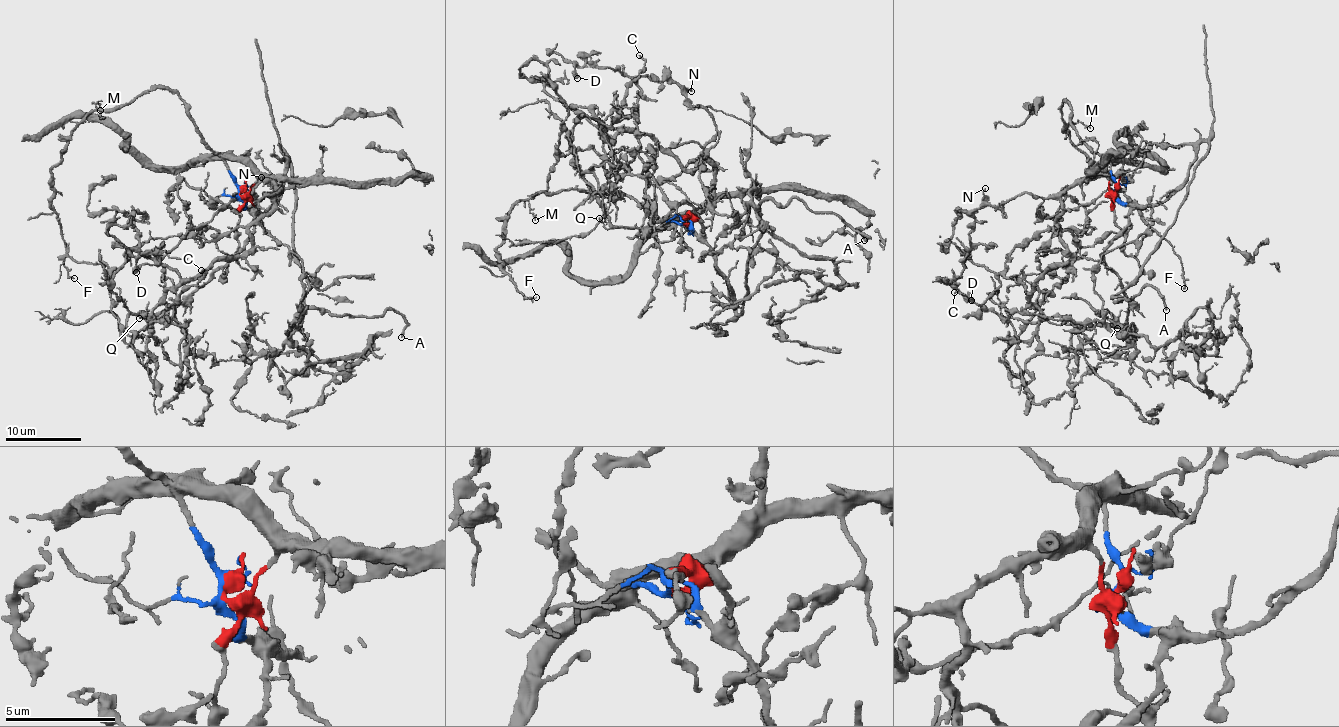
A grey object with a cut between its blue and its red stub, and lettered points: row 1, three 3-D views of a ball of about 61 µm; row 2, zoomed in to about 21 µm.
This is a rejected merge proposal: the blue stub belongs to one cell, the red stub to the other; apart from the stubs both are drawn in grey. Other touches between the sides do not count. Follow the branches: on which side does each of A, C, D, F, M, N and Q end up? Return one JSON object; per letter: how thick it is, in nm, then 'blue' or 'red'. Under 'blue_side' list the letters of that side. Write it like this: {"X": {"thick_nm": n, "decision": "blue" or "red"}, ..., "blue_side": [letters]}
{"A": {"thick_nm": 190, "decision": "blue"}, "C": {"thick_nm": 120, "decision": "red"}, "D": {"thick_nm": 440, "decision": "red"}, "F": {"thick_nm": 140, "decision": "blue"}, "M": {"thick_nm": 130, "decision": "blue"}, "N": {"thick_nm": 130, "decision": "red"}, "Q": {"thick_nm": 120, "decision": "blue"}, "blue_side": ["A", "F", "M", "Q"]}

